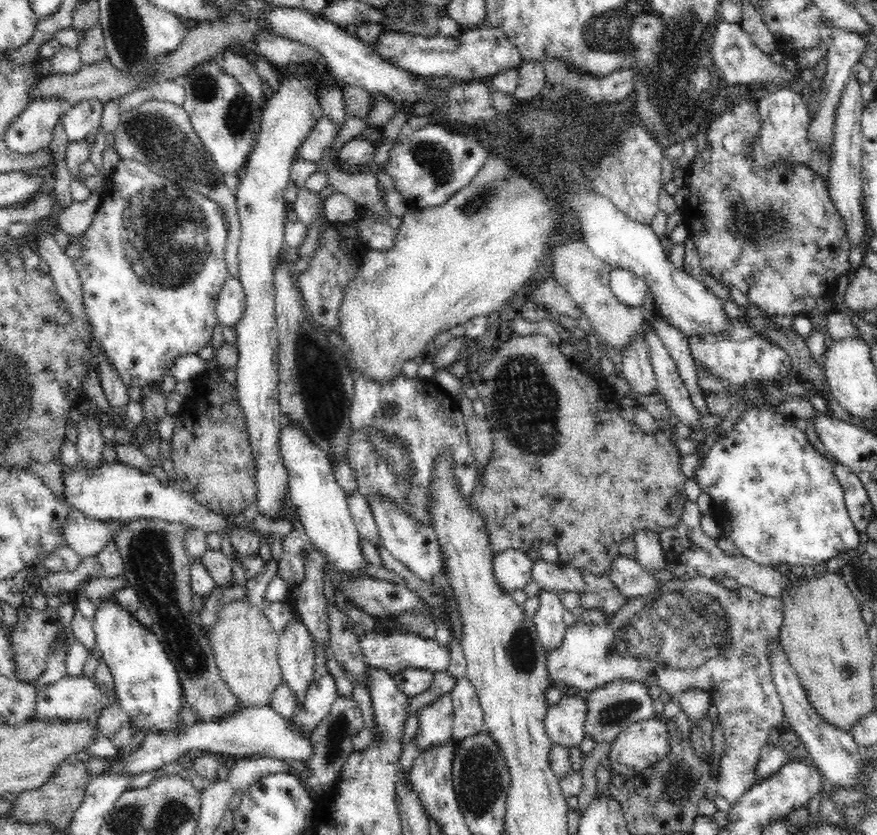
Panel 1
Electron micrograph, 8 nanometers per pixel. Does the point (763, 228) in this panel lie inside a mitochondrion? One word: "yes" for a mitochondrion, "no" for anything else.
yes

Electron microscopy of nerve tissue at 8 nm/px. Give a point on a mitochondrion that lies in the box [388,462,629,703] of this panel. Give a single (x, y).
(522, 649)

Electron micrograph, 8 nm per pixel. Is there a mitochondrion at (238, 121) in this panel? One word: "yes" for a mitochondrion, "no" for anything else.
yes

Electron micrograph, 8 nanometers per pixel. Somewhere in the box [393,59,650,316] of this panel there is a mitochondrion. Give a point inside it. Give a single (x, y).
(433, 159)

